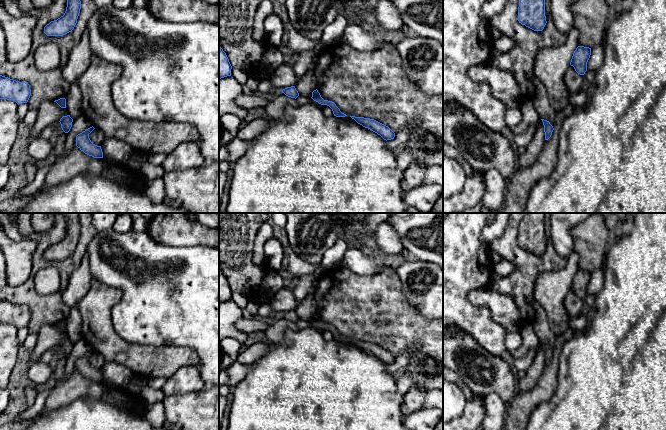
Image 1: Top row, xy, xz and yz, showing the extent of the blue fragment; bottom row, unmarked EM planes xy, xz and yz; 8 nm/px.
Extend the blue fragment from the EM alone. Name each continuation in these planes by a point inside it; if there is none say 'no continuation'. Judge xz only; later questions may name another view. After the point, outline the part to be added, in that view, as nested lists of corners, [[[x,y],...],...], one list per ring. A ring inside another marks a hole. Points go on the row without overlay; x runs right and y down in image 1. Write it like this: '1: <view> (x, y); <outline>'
no continuation

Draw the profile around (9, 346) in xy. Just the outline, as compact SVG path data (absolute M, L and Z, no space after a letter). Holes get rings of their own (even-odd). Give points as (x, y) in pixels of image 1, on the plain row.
M0 323L0 389L6 388L17 361L19 342L15 325Z

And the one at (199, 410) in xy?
M219 386L165 396L163 405L166 423L179 425L180 430L219 430Z

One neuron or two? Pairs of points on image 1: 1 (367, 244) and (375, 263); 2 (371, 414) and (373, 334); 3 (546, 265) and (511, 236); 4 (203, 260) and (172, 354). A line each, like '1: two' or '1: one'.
1: two
2: two
3: one
4: two

